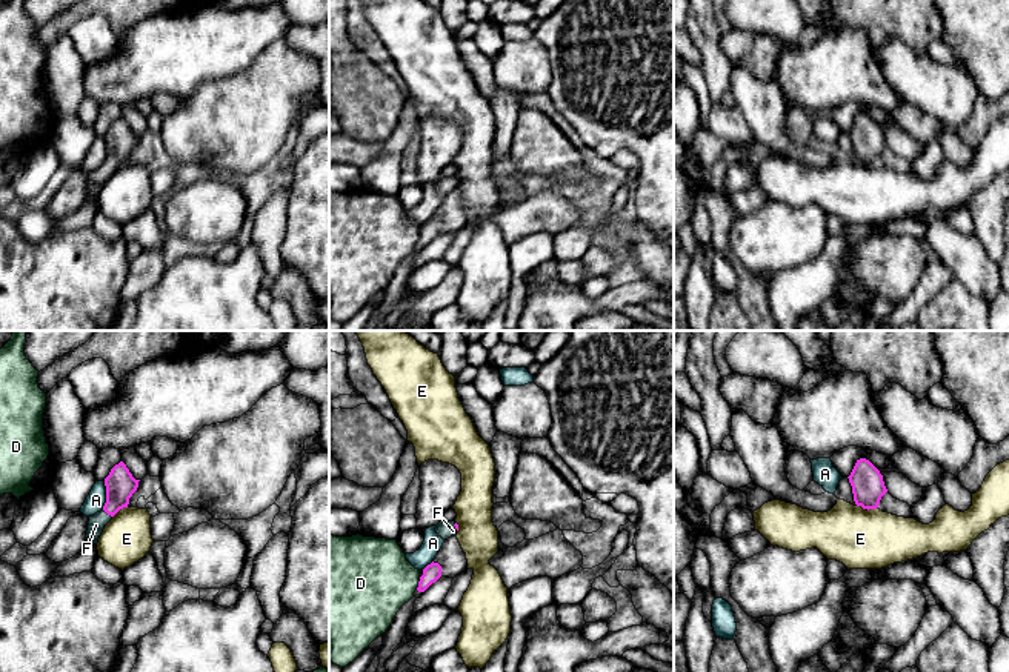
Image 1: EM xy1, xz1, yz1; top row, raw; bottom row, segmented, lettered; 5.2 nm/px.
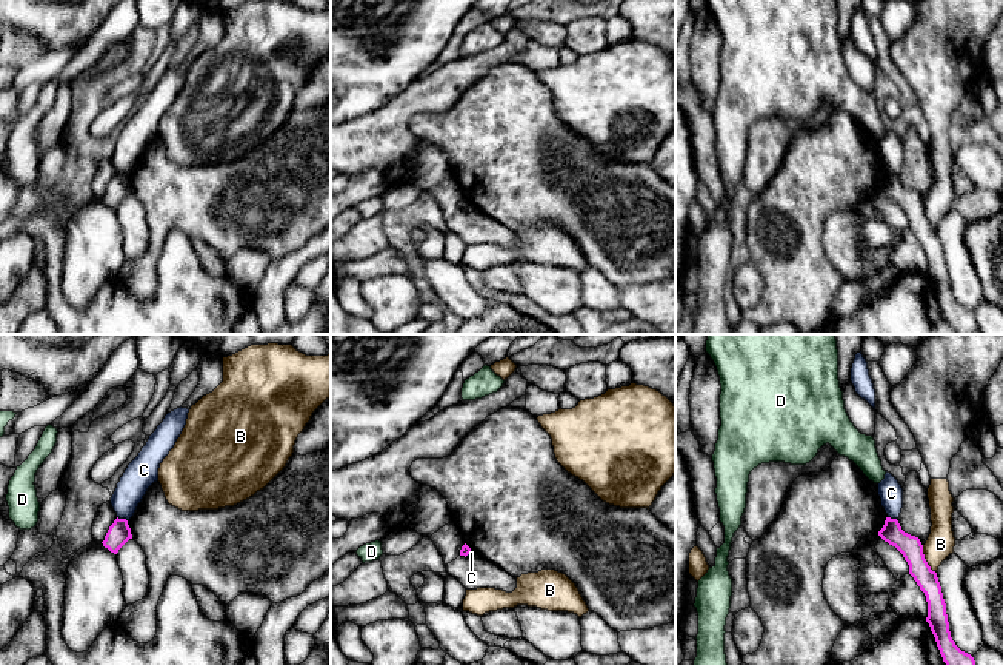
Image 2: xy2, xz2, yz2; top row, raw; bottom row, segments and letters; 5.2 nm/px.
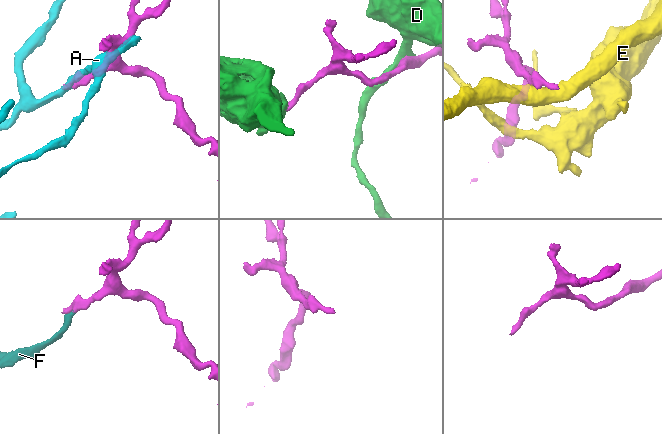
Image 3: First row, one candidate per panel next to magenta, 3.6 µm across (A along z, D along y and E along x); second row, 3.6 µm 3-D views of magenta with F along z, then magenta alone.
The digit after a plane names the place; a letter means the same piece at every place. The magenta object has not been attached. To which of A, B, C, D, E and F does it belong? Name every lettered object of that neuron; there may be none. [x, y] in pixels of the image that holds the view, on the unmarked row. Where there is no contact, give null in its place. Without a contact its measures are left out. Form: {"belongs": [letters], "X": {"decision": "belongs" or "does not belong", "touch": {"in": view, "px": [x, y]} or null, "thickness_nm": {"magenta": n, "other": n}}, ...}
{"belongs": ["F"], "A": {"decision": "does not belong", "touch": {"in": "xy1", "px": [106, 151]}, "thickness_nm": {"magenta": 160, "other": 100}}, "B": {"decision": "does not belong", "touch": {"in": "yz2", "px": [925, 214]}, "thickness_nm": {"magenta": 120, "other": 150}}, "C": {"decision": "does not belong", "touch": {"in": "xy2", "px": [122, 174]}, "thickness_nm": {"magenta": 120, "other": 160}}, "D": {"decision": "does not belong", "touch": {"in": "xz1", "px": [419, 239]}, "thickness_nm": {"magenta": 90, "other": 420}}, "E": {"decision": "does not belong", "touch": {"in": "yz1", "px": [868, 165]}, "thickness_nm": {"magenta": 170, "other": 320}}, "F": {"decision": "belongs", "touch": {"in": "xy1", "px": [106, 168]}, "thickness_nm": {"magenta": 160, "other": 90}}}

